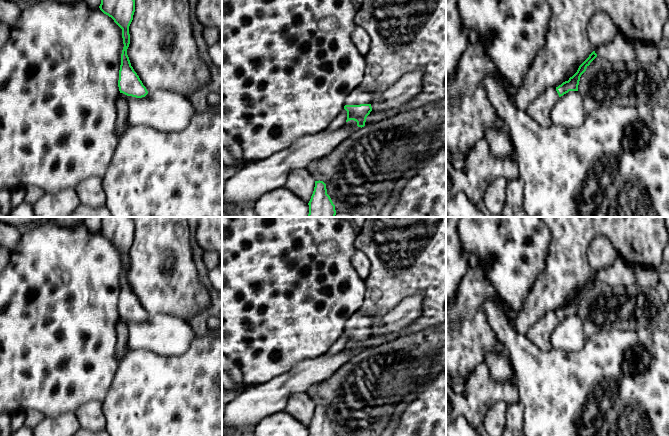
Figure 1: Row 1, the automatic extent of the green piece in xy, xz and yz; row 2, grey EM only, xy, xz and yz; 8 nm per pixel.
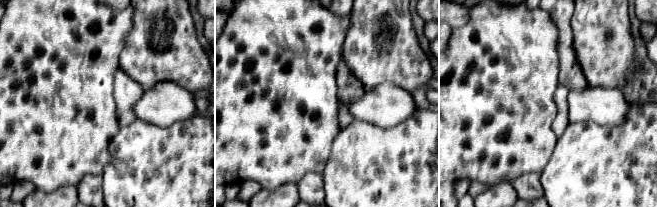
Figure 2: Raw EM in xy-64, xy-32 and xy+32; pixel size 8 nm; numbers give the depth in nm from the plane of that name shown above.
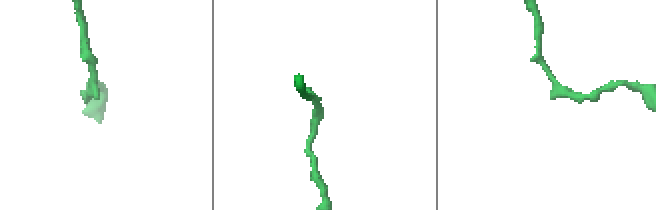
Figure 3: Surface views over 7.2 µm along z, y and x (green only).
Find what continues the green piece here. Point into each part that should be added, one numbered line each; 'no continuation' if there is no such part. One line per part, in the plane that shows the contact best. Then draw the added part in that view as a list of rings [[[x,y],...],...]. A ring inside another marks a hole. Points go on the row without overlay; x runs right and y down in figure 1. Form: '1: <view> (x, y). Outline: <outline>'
1: xz (356, 321). Outline: [[[361,313],[353,314],[346,322],[345,329],[371,328],[373,318]]]

